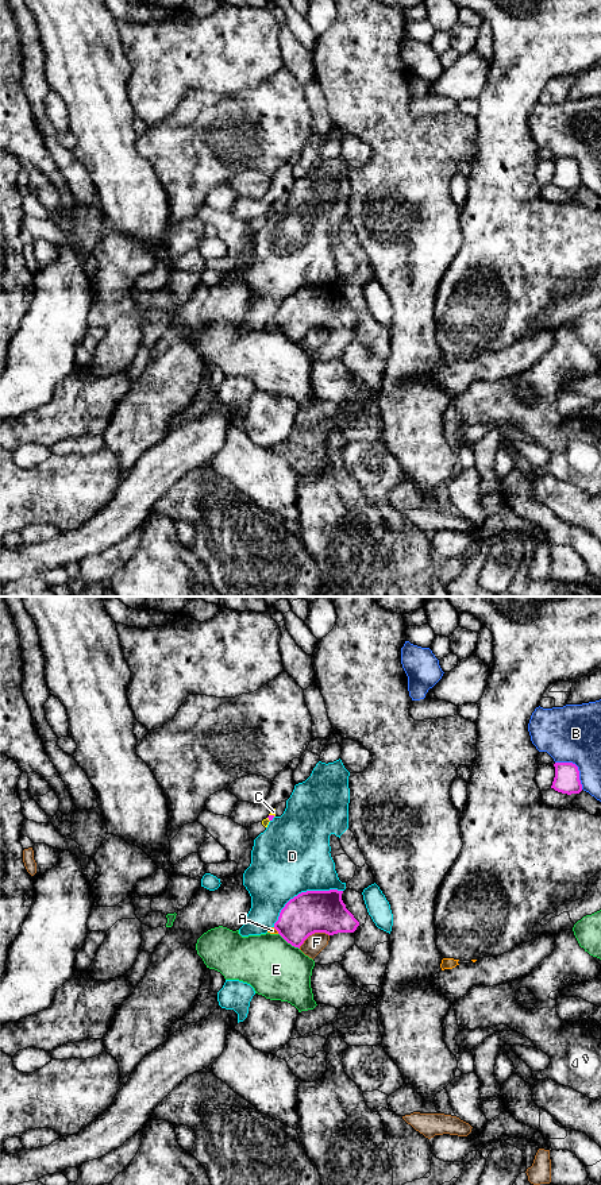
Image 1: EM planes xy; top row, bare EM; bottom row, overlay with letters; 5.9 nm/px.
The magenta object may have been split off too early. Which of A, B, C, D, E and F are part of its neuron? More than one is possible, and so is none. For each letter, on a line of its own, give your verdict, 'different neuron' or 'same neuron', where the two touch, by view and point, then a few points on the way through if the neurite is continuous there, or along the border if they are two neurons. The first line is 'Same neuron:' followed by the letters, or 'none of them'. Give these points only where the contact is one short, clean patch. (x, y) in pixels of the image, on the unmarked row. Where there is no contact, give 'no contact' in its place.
Same neuron: none of them
A: different neuron; meets magenta in xy at (276, 324); border along xy (273, 323), (278, 328)
B: different neuron; meets magenta in xy at (577, 162)
C: different neuron; meets magenta in xy at (268, 212); border along xy (273, 209), (268, 212), (269, 216)
D: different neuron; meets magenta in xy at (303, 288)
E: different neuron; meets magenta in xy at (289, 338)
F: different neuron; meets magenta in xy at (312, 328)

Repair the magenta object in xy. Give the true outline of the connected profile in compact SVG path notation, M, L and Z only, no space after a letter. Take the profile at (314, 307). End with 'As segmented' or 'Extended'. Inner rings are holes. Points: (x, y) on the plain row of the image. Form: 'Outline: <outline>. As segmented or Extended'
Outline: M338 285L298 289L281 305L274 324L298 344L315 328L354 328L359 317L346 304L342 289L343 286Z. As segmented

